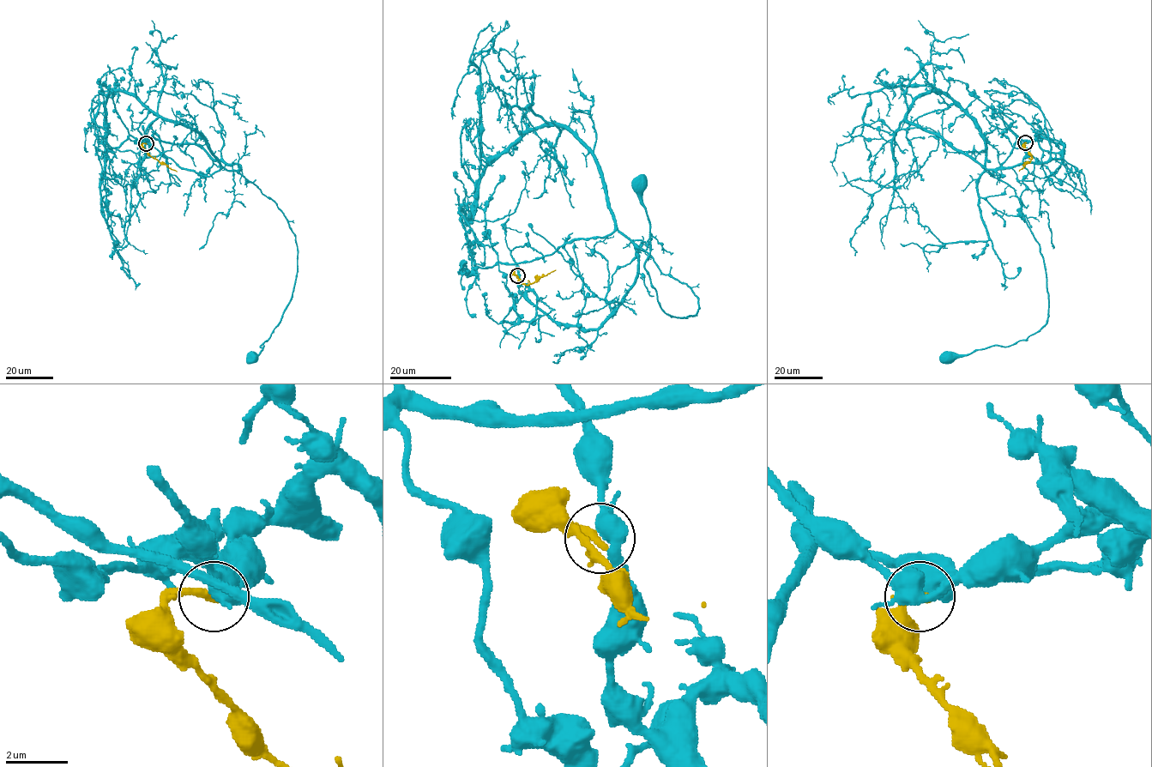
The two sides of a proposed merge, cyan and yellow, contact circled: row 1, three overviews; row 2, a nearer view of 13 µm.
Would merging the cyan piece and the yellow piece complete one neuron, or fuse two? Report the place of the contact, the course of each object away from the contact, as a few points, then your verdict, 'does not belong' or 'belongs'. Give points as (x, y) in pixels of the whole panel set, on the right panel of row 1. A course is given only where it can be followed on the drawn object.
(1025, 142) | cyan via (1025, 142), (1063, 146), (1059, 158), (997, 174), (1039, 244), (1047, 321), (1012, 345), (949, 358) | yellow via (1025, 142), (1024, 146), (1033, 158), (1018, 171) | belongs

